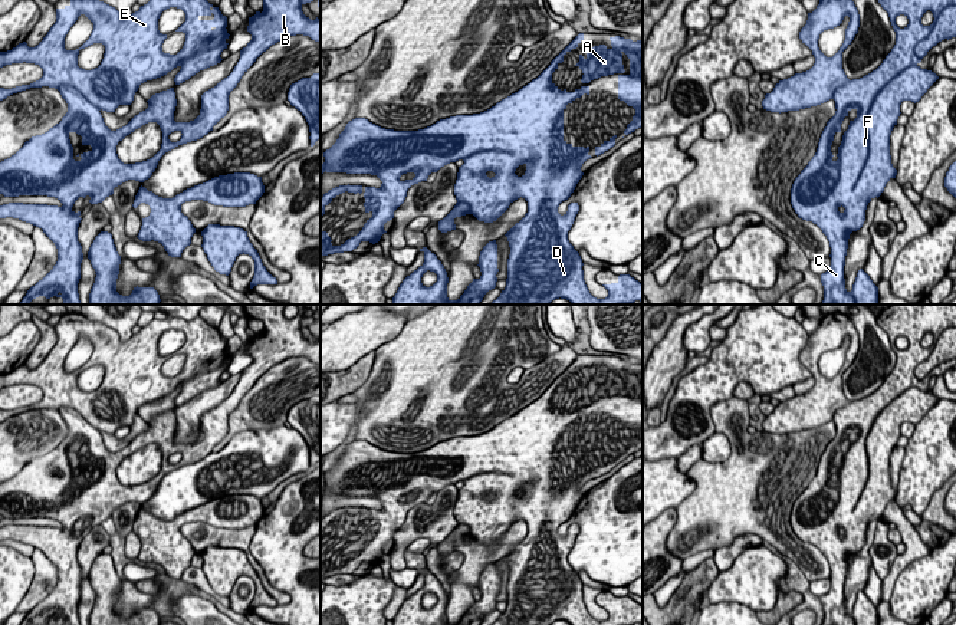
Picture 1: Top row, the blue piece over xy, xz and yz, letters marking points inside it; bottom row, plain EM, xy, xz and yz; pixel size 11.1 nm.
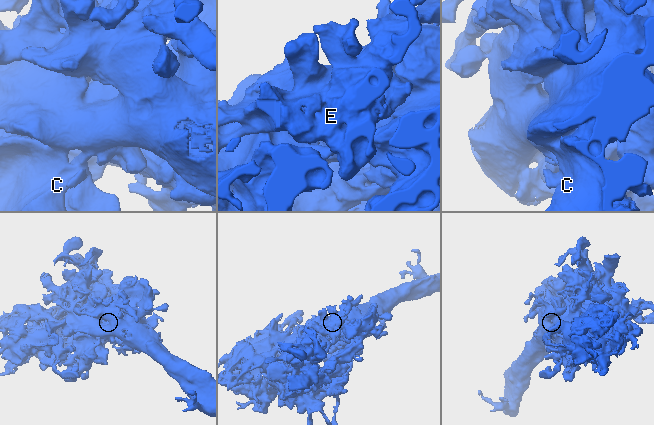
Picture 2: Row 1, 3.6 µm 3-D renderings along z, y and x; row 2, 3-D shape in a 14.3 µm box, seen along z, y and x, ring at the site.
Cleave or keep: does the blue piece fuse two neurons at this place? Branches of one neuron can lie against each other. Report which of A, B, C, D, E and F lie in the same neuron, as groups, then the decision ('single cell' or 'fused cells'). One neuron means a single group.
A B C D E F | single cell

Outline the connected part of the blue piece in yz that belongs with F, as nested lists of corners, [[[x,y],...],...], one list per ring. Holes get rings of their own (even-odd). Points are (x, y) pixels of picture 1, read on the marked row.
[[[819,0],[817,9],[808,13],[806,24],[799,32],[802,43],[812,50],[814,66],[806,72],[779,80],[762,101],[763,109],[779,114],[817,106],[829,99],[835,101],[835,115],[827,122],[815,155],[795,178],[791,188],[791,204],[798,217],[817,224],[829,241],[831,266],[821,274],[824,286],[821,305],[878,305],[878,287],[863,269],[857,273],[852,290],[845,289],[844,266],[848,239],[852,231],[863,227],[868,203],[878,198],[886,184],[897,175],[897,170],[891,164],[890,135],[901,114],[901,102],[919,102],[939,79],[934,72],[921,69],[919,63],[939,42],[956,37],[956,0],[878,0],[878,3],[888,13],[896,32],[896,45],[875,70],[860,79],[850,80],[847,78],[842,69],[842,52],[858,33],[858,10],[852,0]],[[927,10],[933,13],[934,20],[930,26],[923,26],[921,17]],[[900,14],[909,19],[904,29],[896,24],[896,17]],[[845,16],[850,17],[845,40],[832,57],[827,57],[818,47],[819,34],[840,26]],[[851,109],[857,111],[857,118],[850,121],[838,147],[838,159],[834,161],[831,152],[834,135],[841,132],[841,124]]]

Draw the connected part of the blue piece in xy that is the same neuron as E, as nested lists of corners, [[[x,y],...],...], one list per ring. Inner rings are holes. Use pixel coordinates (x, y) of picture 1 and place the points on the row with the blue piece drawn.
[[[70,0],[69,6],[56,9],[56,22],[37,46],[29,47],[23,42],[0,52],[0,68],[26,62],[43,69],[43,76],[30,85],[0,88],[0,101],[30,88],[49,86],[58,89],[68,103],[59,124],[32,136],[14,155],[0,162],[0,194],[4,197],[47,195],[63,204],[0,205],[0,218],[13,217],[42,228],[58,249],[56,264],[27,290],[20,305],[30,305],[39,296],[56,296],[65,305],[81,305],[78,283],[83,253],[78,227],[82,218],[81,211],[72,210],[75,201],[89,195],[89,203],[98,204],[128,180],[142,184],[165,152],[213,131],[229,111],[230,92],[272,45],[296,34],[321,42],[321,19],[311,20],[302,11],[302,6],[311,1],[263,0],[263,11],[249,17],[252,40],[240,50],[233,72],[201,95],[200,115],[190,122],[174,121],[174,88],[152,95],[147,101],[148,108],[116,131],[105,125],[99,111],[115,112],[119,105],[131,105],[141,83],[161,78],[177,66],[181,69],[174,82],[180,85],[223,60],[220,55],[227,49],[230,36],[227,17],[207,0],[150,0],[125,20],[104,1]],[[170,7],[185,13],[185,22],[175,30],[185,34],[177,55],[162,52],[167,34],[158,30],[158,19]],[[81,14],[93,23],[93,30],[79,49],[66,50],[65,37]],[[93,43],[105,46],[104,59],[98,68],[85,70],[78,66],[78,55]],[[148,122],[157,122],[162,131],[161,149],[147,161],[124,164],[116,154],[118,142]],[[70,132],[82,136],[82,145],[92,147],[76,155],[81,161],[73,159]]]

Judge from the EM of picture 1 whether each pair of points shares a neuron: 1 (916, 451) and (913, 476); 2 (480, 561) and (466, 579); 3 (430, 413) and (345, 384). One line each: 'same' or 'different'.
1: same
2: same
3: different

